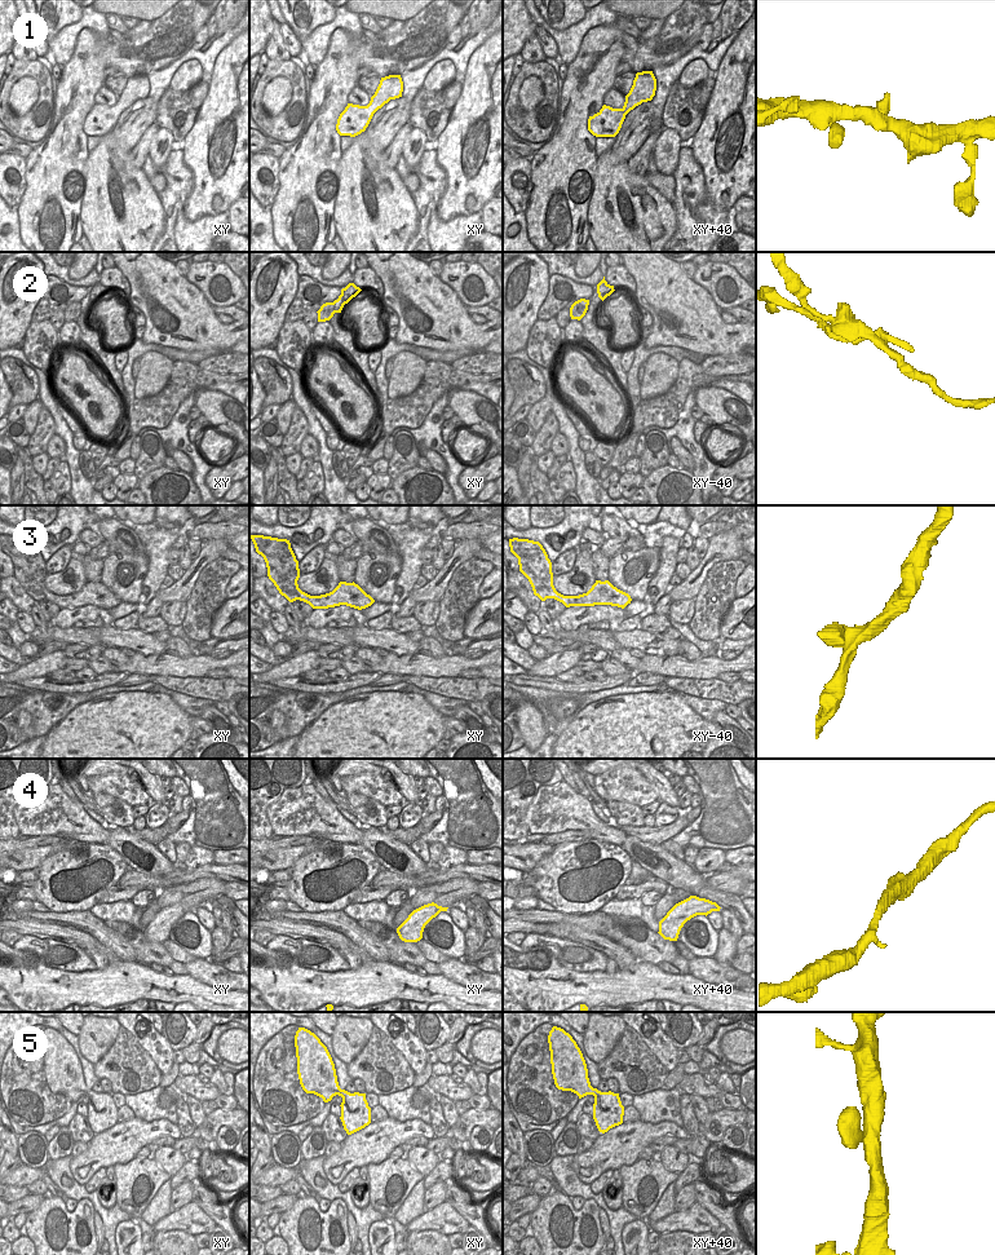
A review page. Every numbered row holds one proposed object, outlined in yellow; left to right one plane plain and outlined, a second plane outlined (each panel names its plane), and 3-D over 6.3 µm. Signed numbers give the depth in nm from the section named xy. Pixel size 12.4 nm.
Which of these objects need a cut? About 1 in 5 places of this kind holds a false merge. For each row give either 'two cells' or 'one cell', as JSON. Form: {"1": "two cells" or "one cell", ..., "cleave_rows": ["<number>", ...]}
{"1": "one cell", "2": "two cells", "3": "one cell", "4": "one cell", "5": "one cell", "cleave_rows": ["2"]}

